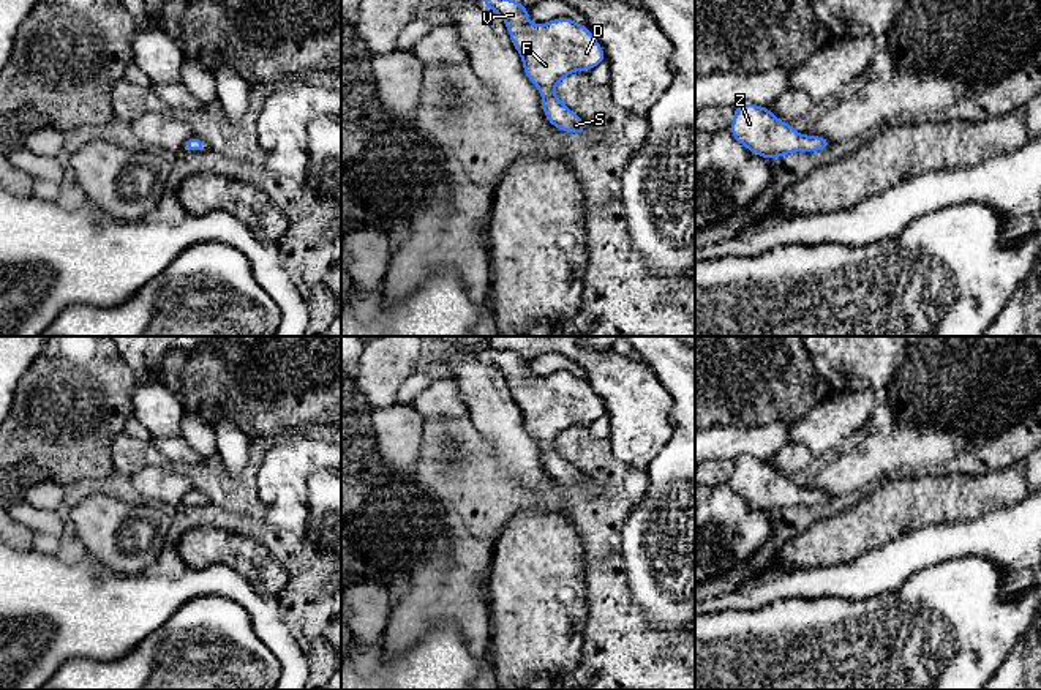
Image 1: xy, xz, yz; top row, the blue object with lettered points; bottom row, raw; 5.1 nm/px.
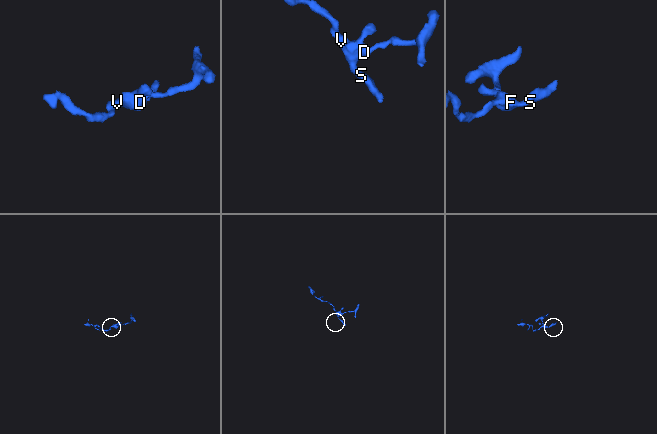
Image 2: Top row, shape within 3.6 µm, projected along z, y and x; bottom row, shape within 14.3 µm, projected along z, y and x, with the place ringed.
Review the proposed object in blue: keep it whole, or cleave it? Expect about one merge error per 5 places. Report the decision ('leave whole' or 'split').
leave whole

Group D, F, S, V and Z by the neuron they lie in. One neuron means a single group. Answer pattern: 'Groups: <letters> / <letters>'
Groups: D F S V Z

